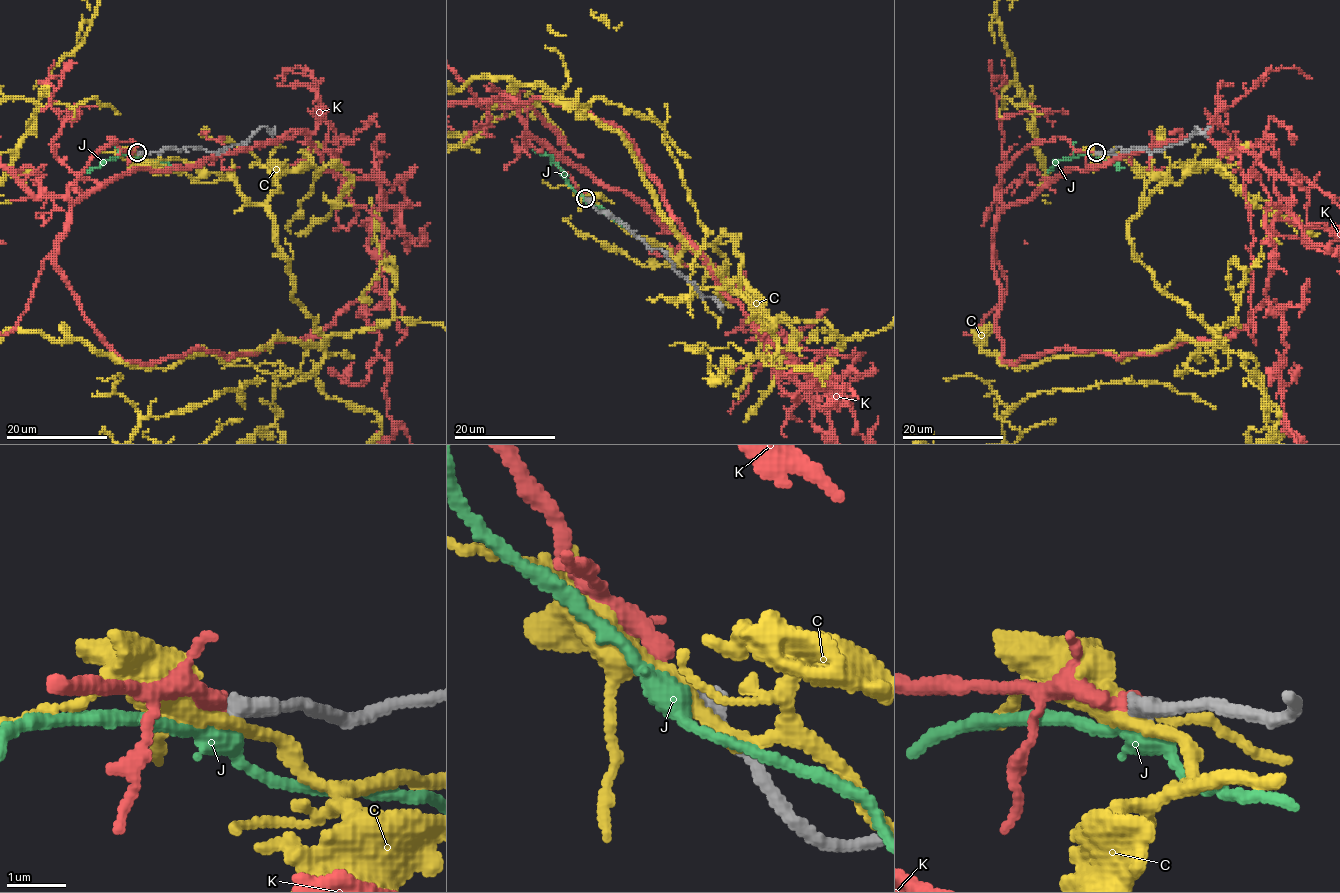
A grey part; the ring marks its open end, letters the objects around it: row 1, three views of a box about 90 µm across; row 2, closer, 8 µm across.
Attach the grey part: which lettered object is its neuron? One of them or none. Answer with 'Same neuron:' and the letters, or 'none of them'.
Same neuron: K

